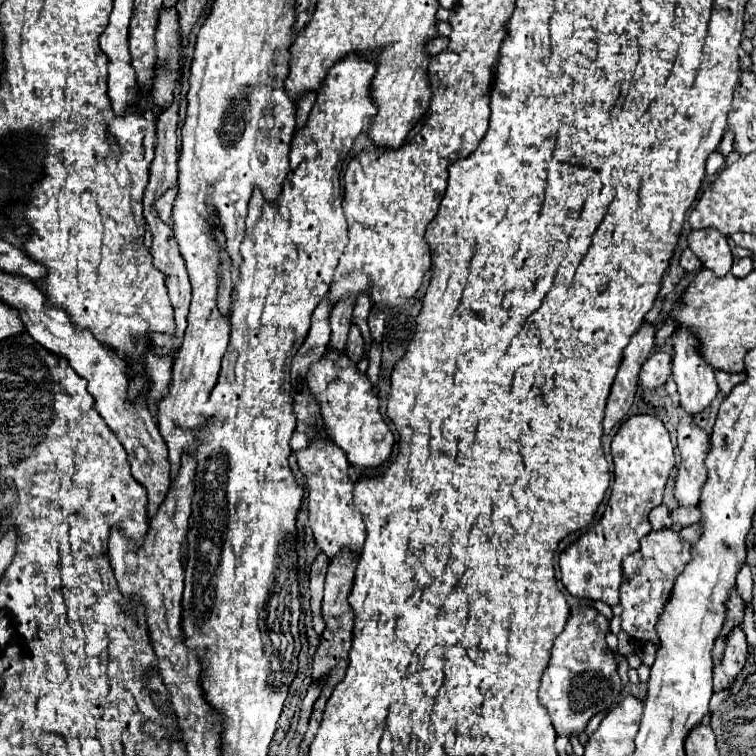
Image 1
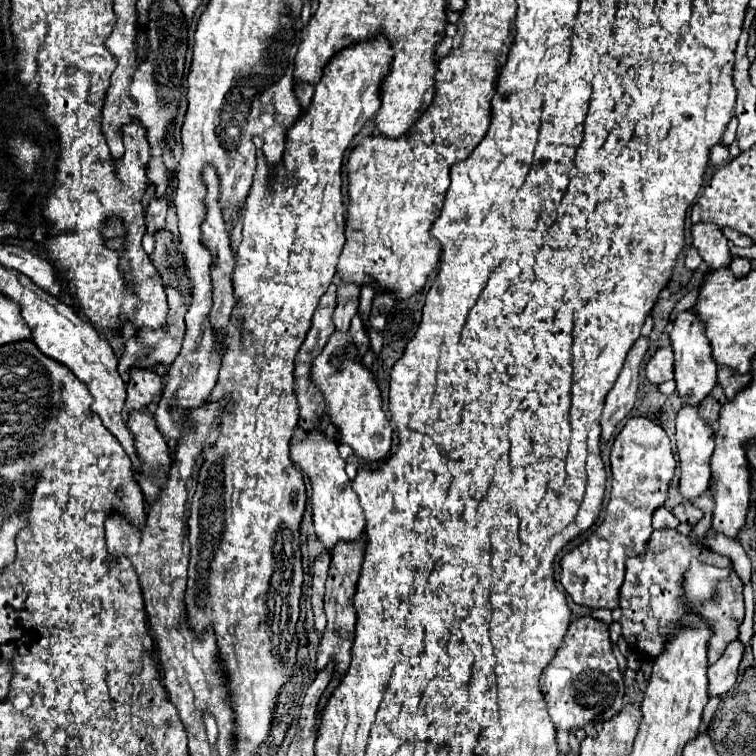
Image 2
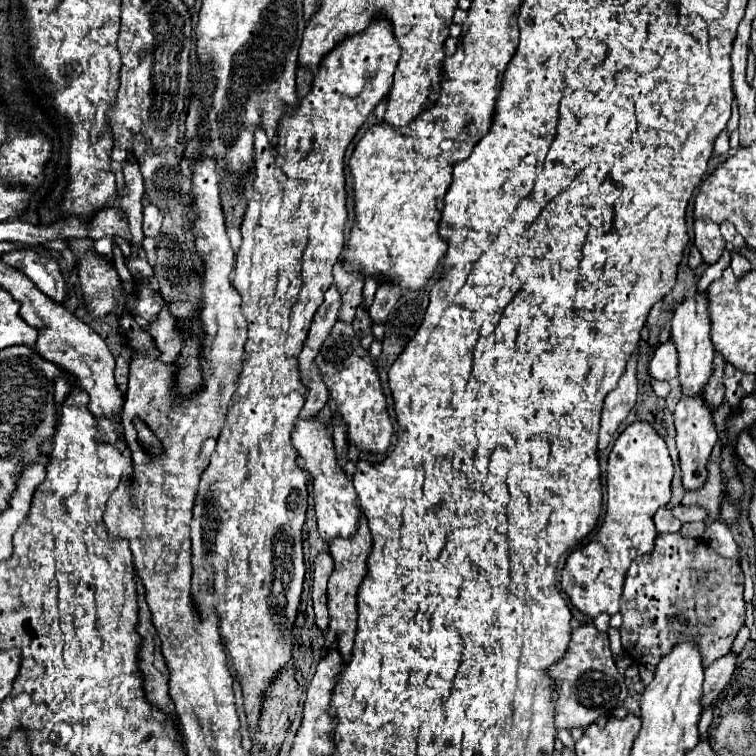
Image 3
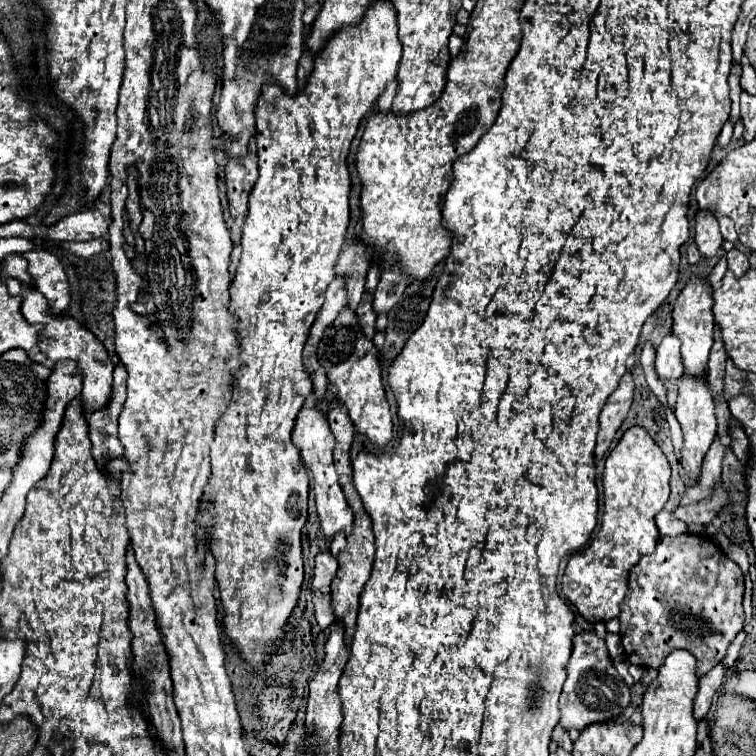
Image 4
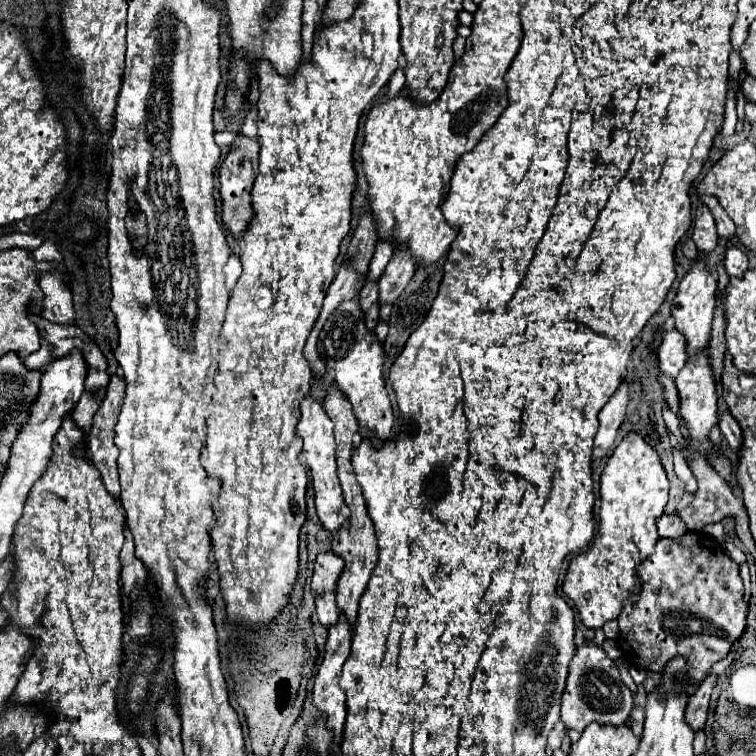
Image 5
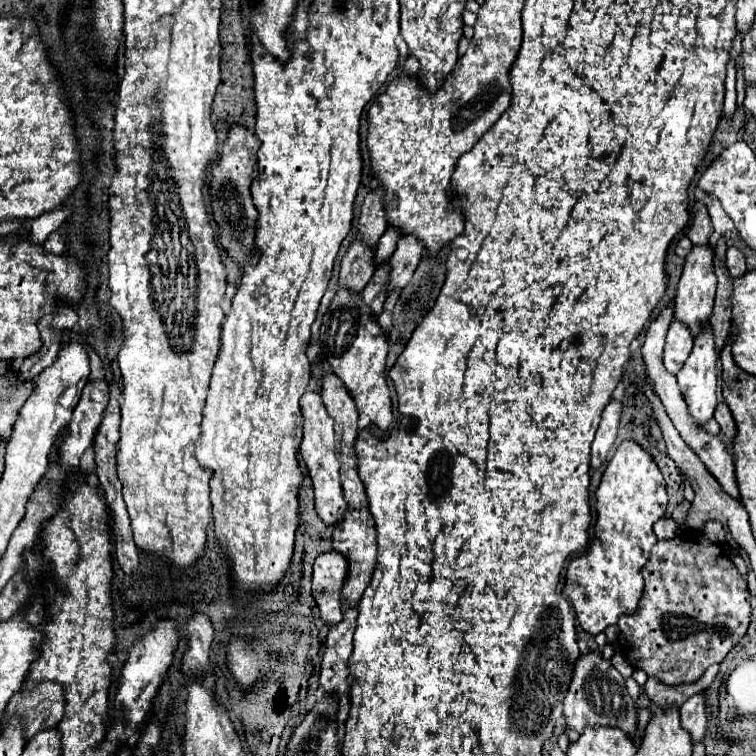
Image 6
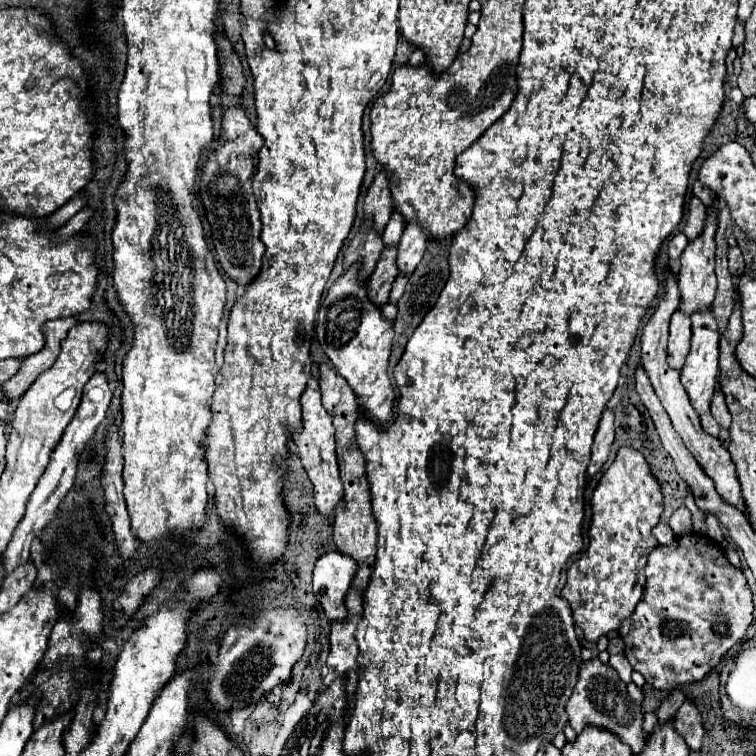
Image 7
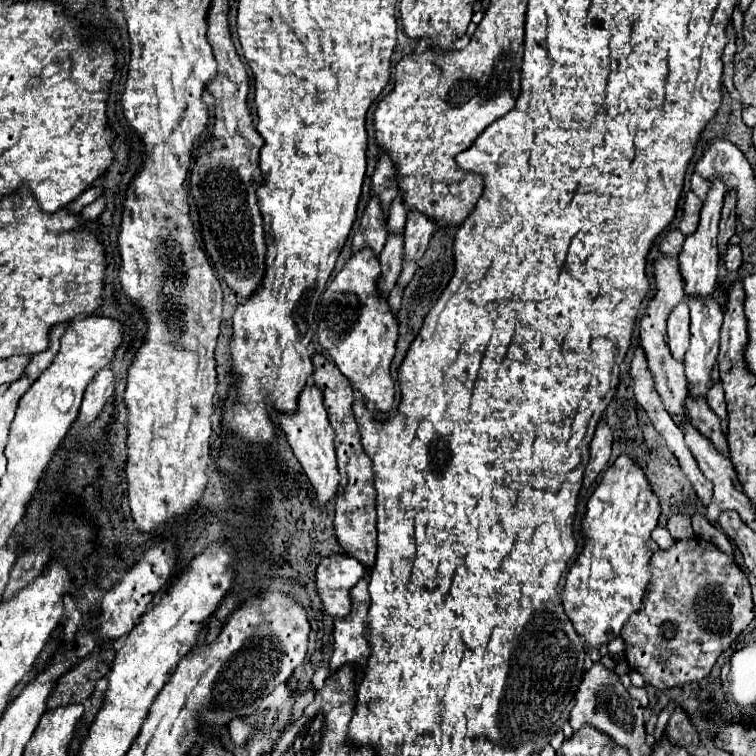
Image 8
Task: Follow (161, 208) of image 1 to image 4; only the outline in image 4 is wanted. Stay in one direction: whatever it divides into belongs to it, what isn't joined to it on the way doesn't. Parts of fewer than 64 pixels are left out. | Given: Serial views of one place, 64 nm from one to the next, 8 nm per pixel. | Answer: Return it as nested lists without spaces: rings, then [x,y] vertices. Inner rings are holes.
[[[144,210],[144,220],[140,224],[140,234],[144,238],[150,239],[154,236],[154,230],[156,230],[156,218],[154,218],[154,214],[150,210]]]

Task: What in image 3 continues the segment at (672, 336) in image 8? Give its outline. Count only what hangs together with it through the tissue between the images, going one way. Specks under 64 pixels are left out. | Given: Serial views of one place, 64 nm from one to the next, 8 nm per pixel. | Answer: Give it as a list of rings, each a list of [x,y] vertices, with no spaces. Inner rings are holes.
[[[672,340],[656,348],[654,358],[650,360],[648,372],[654,380],[672,380],[678,376],[678,356],[676,356],[676,348]]]

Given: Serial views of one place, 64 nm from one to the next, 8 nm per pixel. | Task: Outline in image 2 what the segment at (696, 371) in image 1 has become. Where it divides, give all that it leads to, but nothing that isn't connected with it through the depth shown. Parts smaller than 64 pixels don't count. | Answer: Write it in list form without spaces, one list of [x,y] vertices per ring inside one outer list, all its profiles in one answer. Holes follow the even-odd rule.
[[[694,308],[678,314],[674,328],[670,332],[670,340],[672,340],[672,348],[674,348],[674,356],[676,356],[676,360],[674,360],[674,380],[678,384],[678,396],[680,396],[684,406],[700,406],[716,386],[718,366],[712,360],[710,344],[704,336],[704,324],[698,320]]]

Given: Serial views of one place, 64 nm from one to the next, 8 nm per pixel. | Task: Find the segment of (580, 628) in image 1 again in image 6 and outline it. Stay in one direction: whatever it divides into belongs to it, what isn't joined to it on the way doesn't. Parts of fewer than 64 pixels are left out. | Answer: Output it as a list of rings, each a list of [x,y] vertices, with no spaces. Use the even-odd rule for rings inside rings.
[[[598,650],[580,654],[576,660],[572,682],[564,698],[564,718],[566,726],[576,732],[582,732],[586,726],[618,726],[634,738],[636,704],[626,690],[622,674],[612,666],[610,660],[604,660]]]

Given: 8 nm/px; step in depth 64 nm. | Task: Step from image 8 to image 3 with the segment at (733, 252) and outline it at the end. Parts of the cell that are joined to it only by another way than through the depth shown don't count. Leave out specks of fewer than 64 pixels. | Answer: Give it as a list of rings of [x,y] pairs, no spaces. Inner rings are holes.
[[[734,254],[732,256],[732,264],[730,264],[730,268],[734,270],[734,274],[738,276],[738,278],[742,278],[746,272],[750,272],[750,262],[742,256],[742,254]]]

